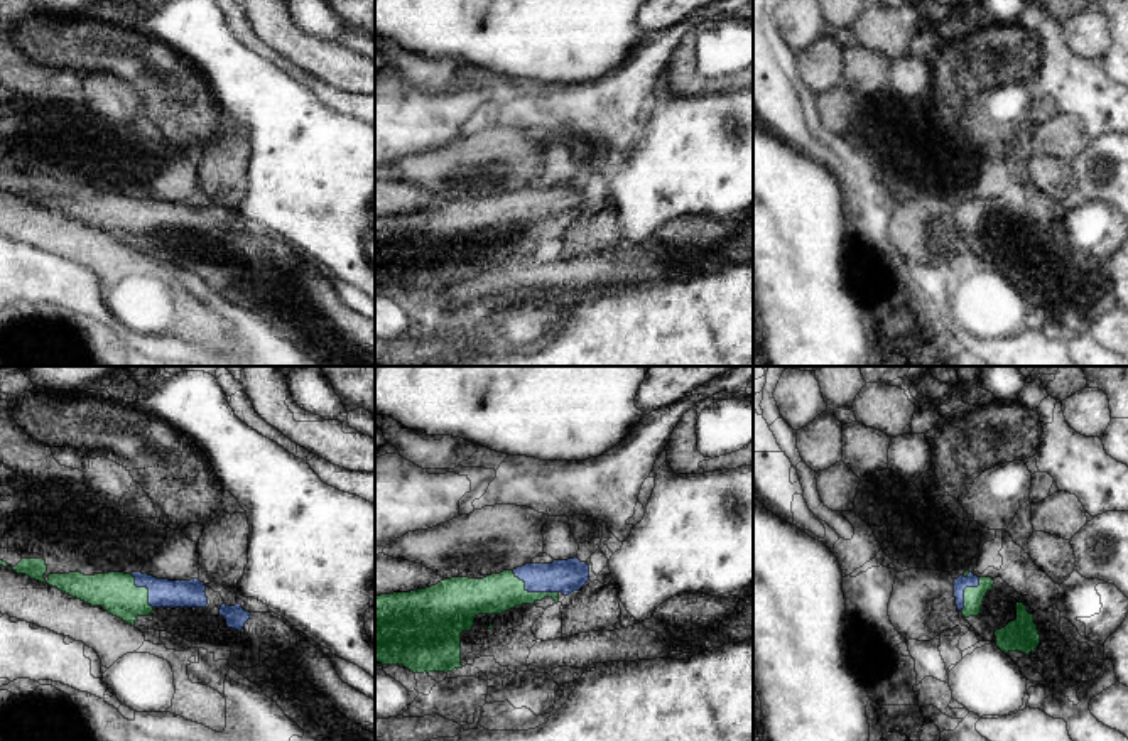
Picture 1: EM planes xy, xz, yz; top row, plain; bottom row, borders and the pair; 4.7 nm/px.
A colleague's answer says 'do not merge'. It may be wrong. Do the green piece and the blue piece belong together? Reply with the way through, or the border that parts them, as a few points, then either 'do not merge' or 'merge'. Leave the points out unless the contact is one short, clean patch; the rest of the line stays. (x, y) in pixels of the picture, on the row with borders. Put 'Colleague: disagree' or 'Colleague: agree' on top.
Colleague: disagree
runs through xz (493, 594), (534, 593), (547, 579), (561, 576); merge

